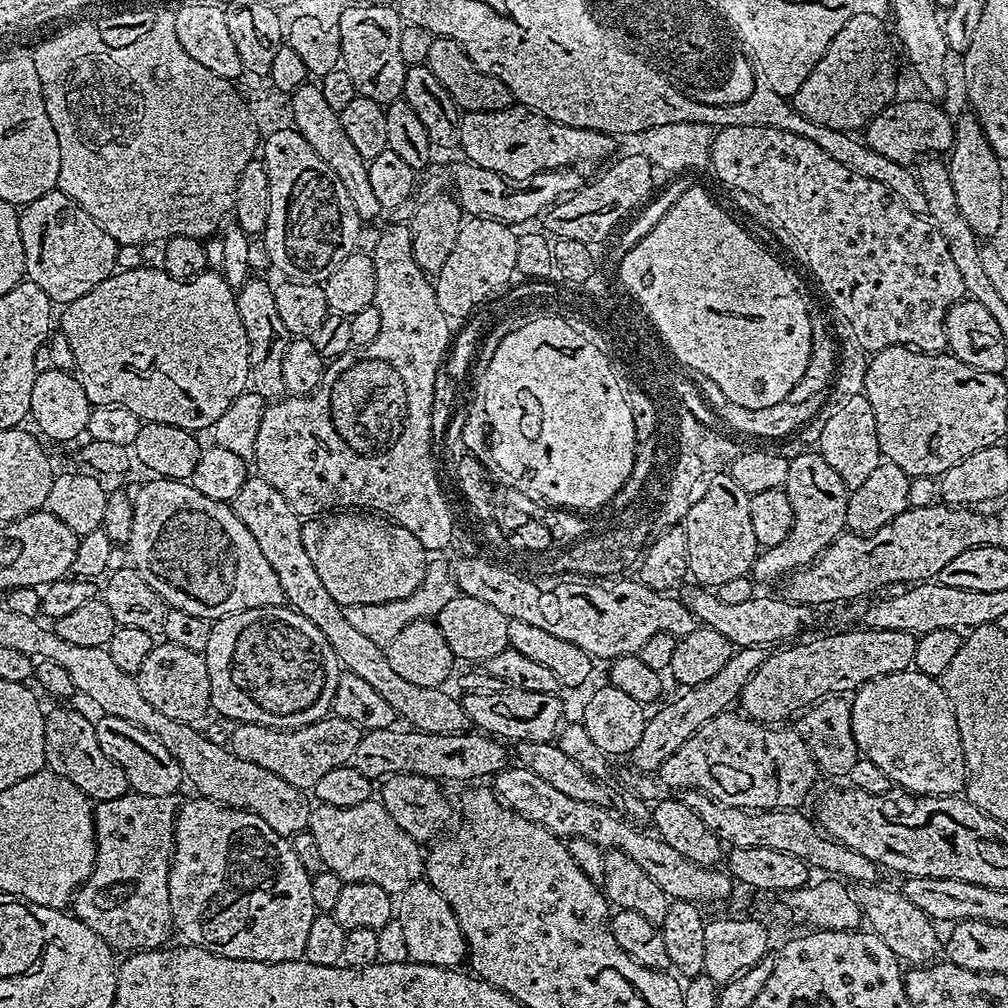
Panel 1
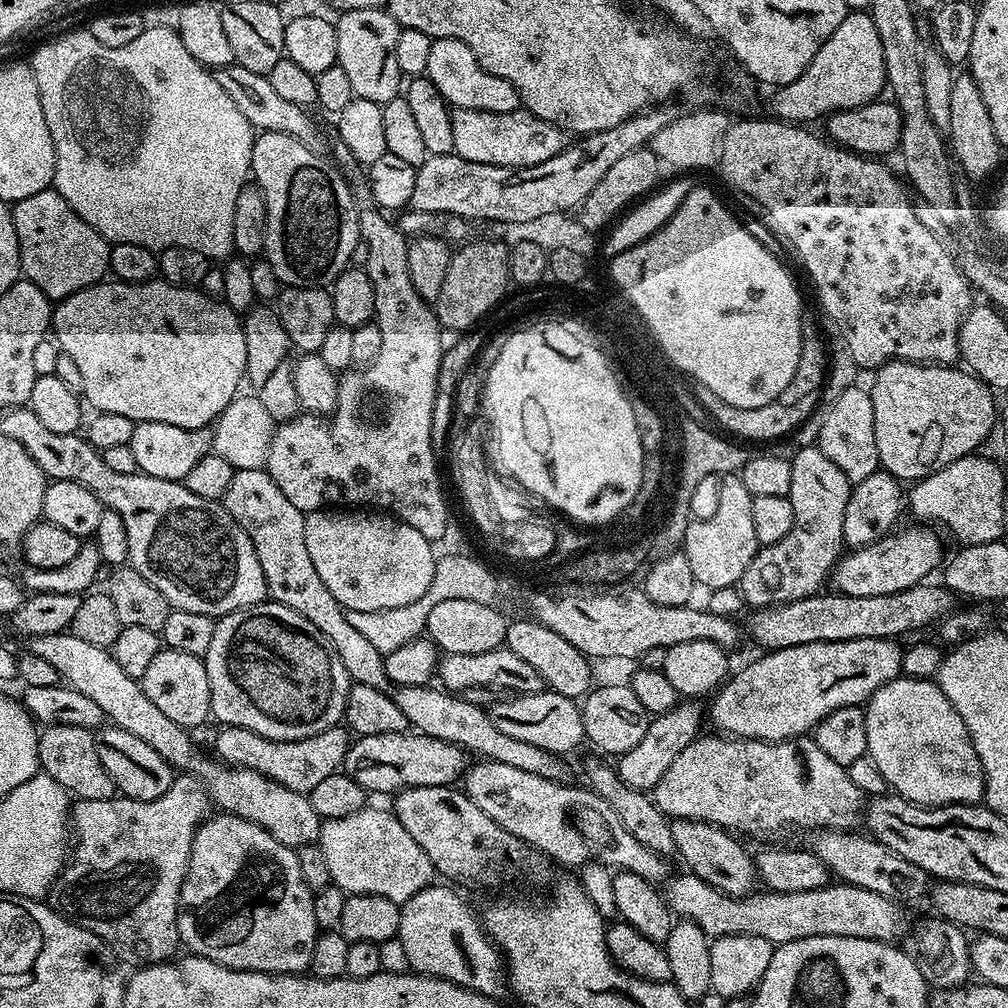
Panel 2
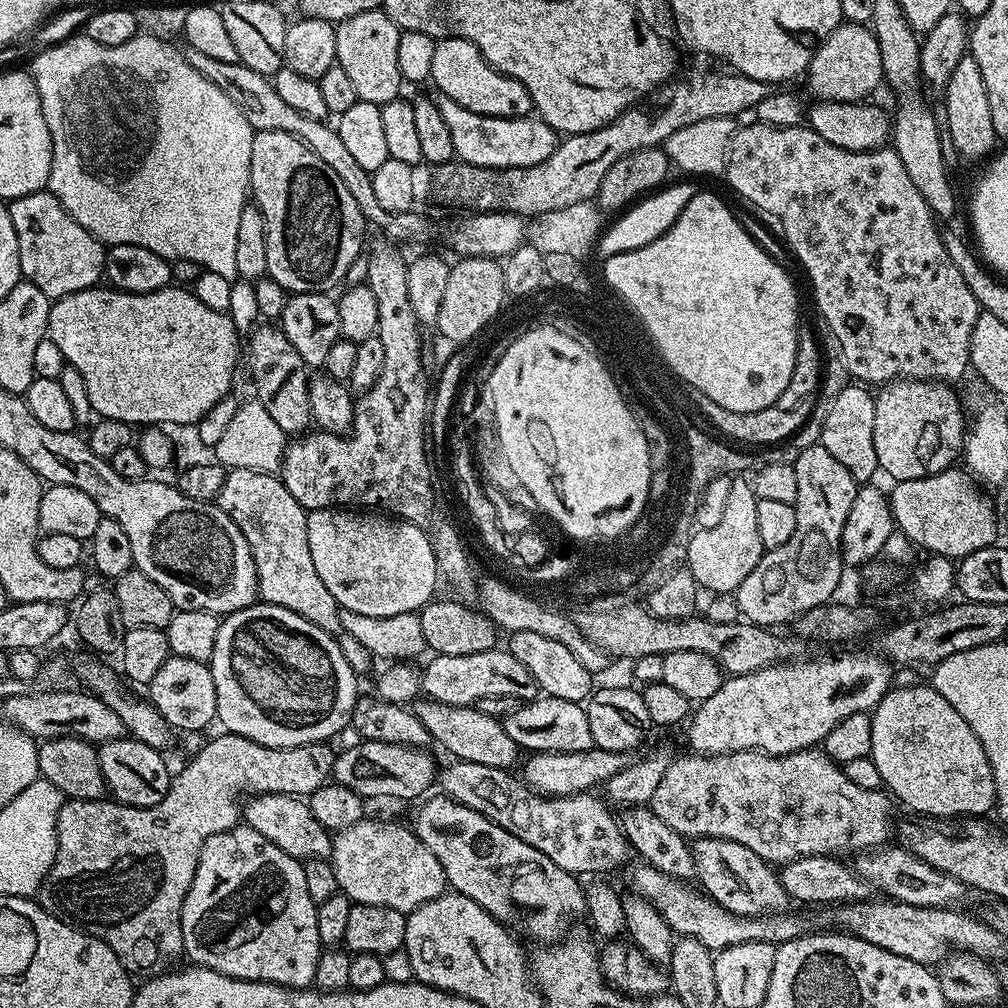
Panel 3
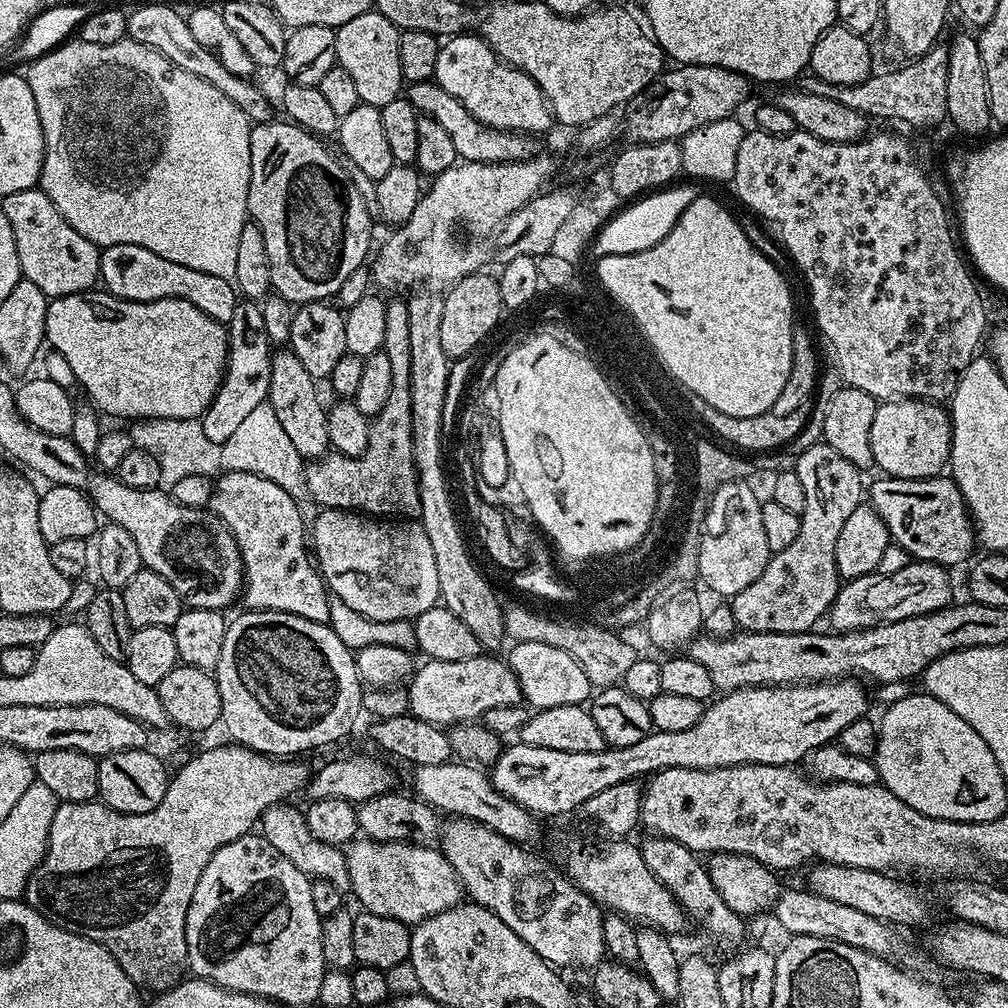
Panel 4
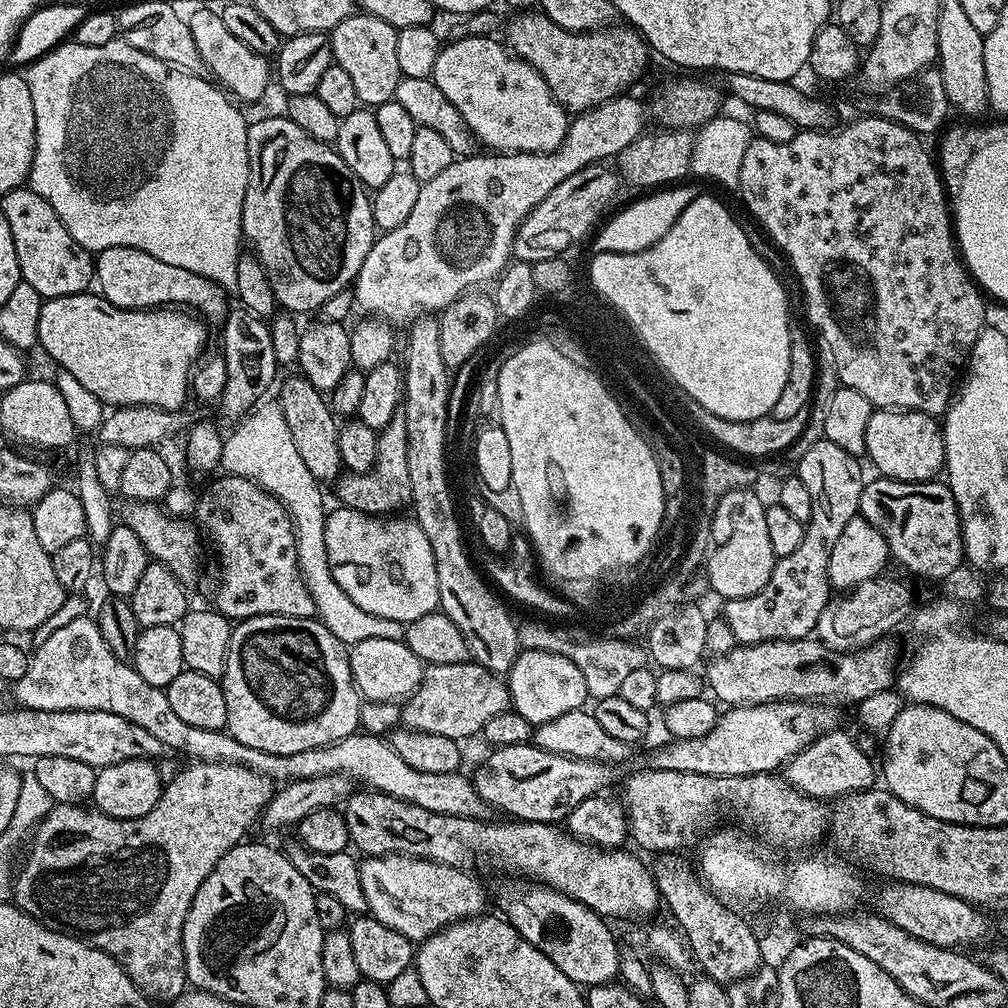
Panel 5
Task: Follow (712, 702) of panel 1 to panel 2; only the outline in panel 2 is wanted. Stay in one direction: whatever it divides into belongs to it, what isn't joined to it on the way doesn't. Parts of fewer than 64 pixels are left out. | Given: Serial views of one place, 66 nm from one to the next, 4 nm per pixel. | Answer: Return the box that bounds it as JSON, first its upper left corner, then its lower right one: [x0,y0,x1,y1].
[614,702,700,792]

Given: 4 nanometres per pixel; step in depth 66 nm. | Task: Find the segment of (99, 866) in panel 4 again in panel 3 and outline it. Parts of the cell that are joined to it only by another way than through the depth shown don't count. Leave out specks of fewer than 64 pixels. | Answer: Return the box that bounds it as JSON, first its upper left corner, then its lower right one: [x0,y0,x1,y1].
[38,732,334,974]

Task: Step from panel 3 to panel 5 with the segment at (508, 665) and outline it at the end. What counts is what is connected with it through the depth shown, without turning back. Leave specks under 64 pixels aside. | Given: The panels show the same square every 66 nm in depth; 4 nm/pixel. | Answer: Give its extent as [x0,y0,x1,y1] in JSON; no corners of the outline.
[400,664,509,742]

